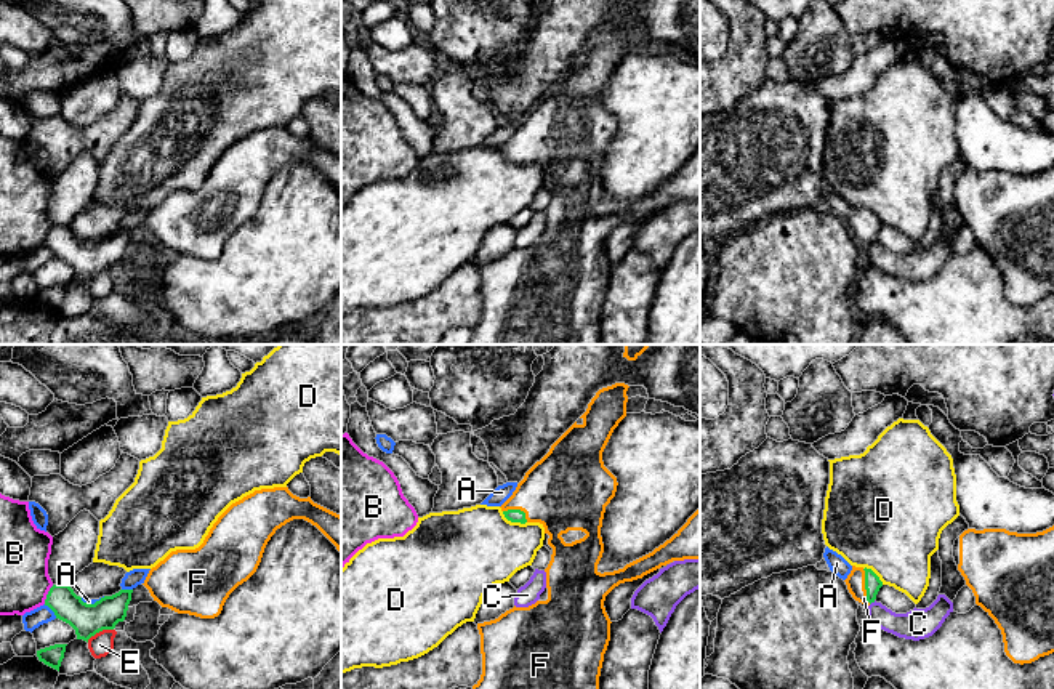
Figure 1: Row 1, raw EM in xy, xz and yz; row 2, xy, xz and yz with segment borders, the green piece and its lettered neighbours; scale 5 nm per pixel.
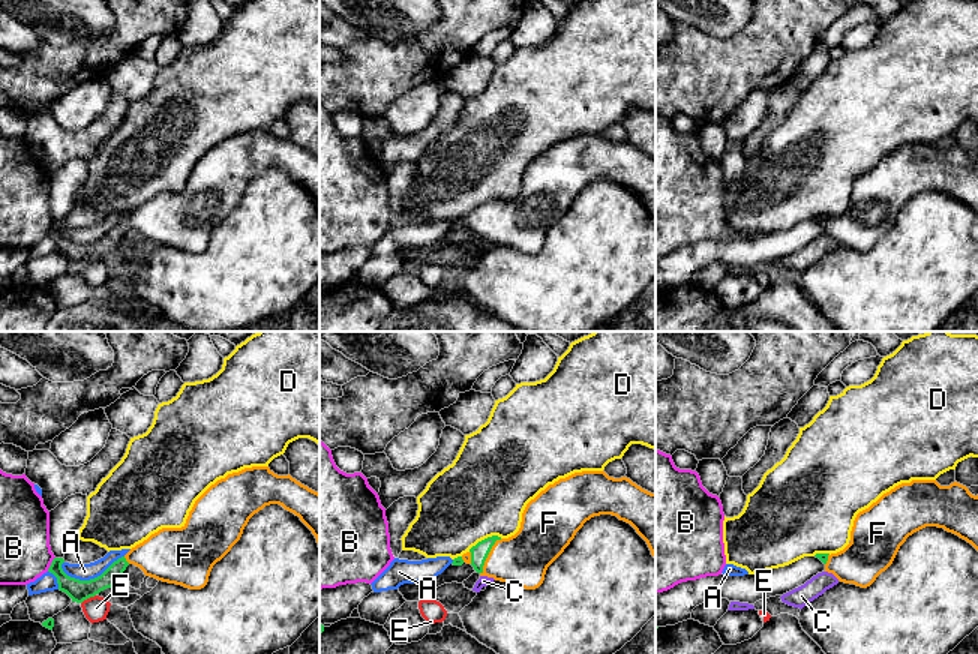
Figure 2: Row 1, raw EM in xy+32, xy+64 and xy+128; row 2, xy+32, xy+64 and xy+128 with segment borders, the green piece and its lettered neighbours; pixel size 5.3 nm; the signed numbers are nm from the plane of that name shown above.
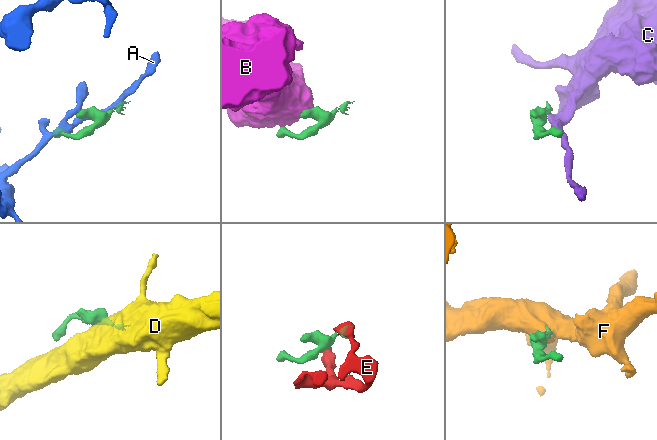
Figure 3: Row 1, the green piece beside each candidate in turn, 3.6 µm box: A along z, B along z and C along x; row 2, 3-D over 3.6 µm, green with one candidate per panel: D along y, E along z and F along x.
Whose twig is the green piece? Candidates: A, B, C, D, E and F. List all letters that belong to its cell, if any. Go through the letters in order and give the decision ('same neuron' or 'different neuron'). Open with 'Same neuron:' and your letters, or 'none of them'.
Same neuron: F
A: different neuron
B: different neuron
C: different neuron
D: different neuron
E: different neuron
F: same neuron

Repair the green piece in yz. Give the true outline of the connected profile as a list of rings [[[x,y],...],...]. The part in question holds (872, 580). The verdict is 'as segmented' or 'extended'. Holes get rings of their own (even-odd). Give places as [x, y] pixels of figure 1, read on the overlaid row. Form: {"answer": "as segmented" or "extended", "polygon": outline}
{"answer": "extended", "polygon": [[[852,566],[851,574],[844,580],[852,598],[862,604],[871,604],[876,599],[883,582],[871,569]]]}

